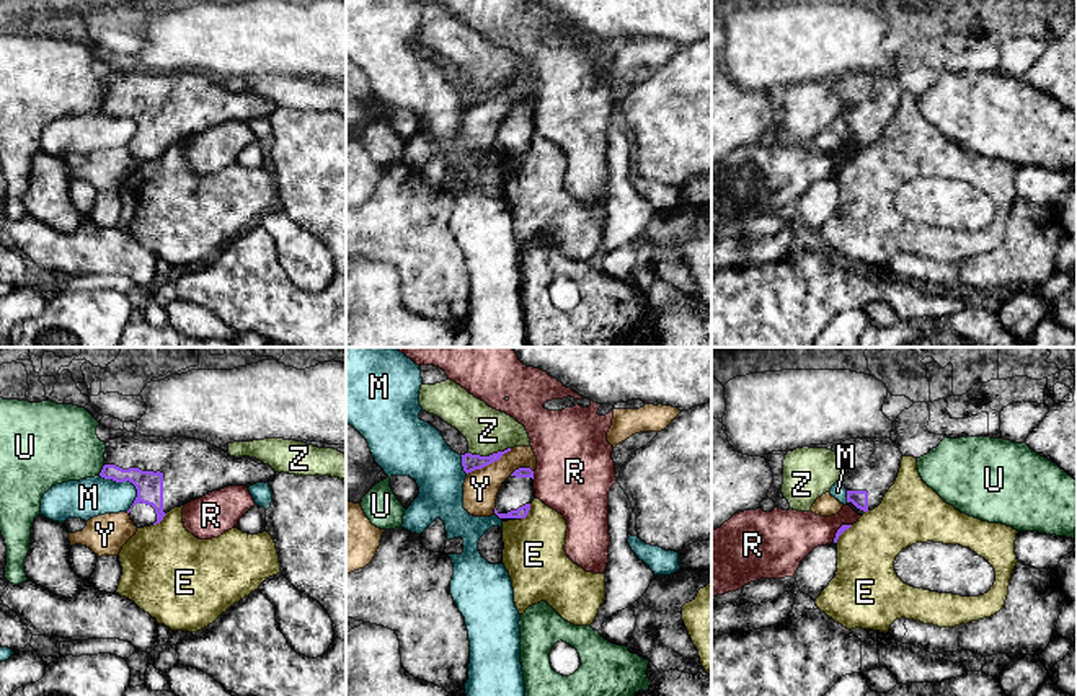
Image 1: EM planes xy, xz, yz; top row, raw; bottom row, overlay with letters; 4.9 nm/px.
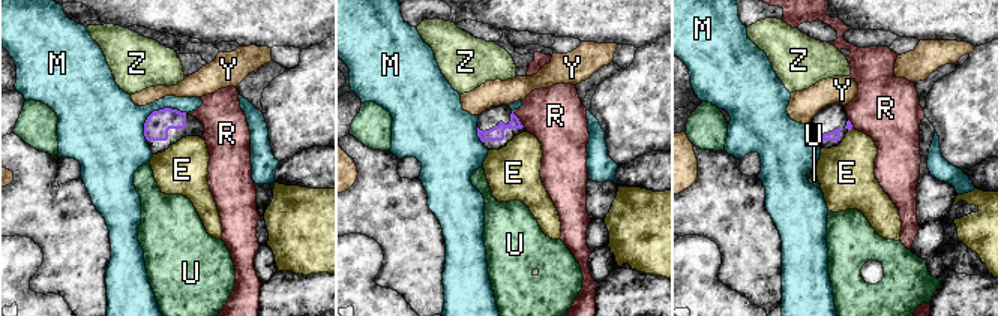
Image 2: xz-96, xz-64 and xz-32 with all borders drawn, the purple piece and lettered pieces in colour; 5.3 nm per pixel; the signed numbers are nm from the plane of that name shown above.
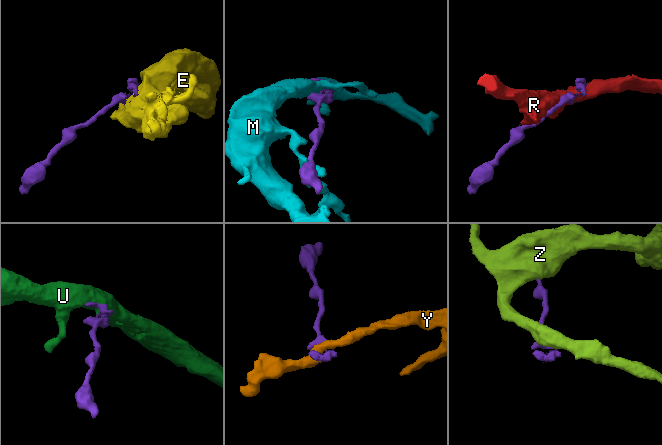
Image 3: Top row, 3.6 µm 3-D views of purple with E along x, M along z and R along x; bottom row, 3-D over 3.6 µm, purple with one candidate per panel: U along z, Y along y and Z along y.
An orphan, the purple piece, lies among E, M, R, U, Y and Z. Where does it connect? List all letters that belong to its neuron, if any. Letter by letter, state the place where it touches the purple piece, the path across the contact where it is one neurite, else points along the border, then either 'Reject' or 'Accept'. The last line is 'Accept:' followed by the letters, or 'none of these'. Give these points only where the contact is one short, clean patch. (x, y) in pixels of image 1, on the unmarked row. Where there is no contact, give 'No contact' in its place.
E: Touches purple at xz (527, 147). Boundary: xz (531, 139), (531, 144), (521, 154). Reject
M: Touches purple at xy (129, 116). Reject
R: Touches purple at xz (532, 110). Reject
U: Touches purple at xy (101, 105). Boundary: xy (105, 100), (98, 110). Reject
Y: Touches purple at xz (488, 98). Boundary: xz (511, 83), (467, 110). Reject
Z: Touches purple at xz (490, 90). Boundary: xz (509, 82), (488, 90), (469, 88). Reject
Accept: none of these

